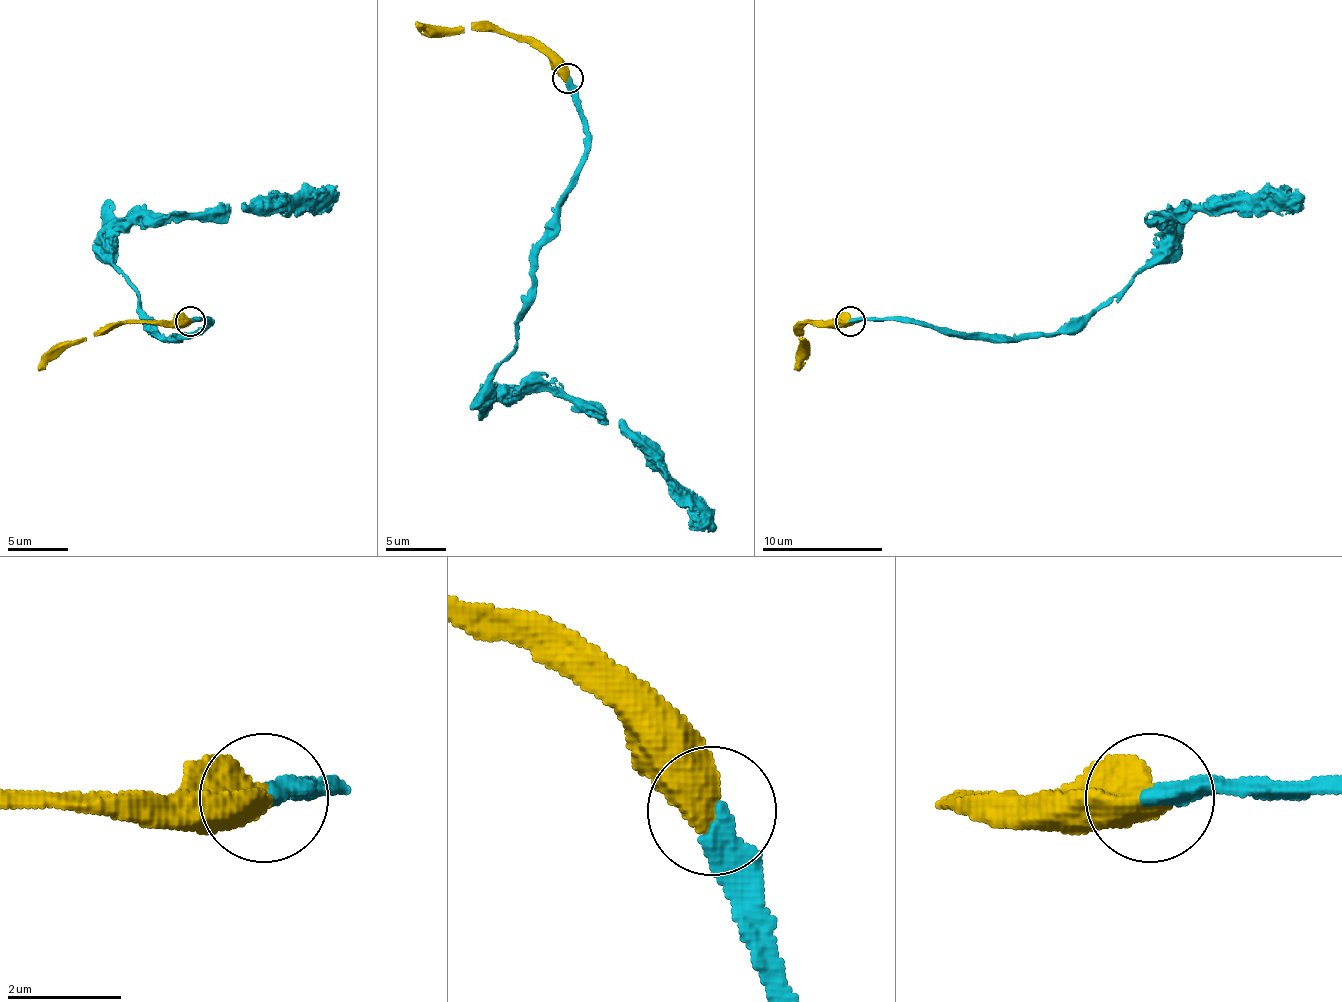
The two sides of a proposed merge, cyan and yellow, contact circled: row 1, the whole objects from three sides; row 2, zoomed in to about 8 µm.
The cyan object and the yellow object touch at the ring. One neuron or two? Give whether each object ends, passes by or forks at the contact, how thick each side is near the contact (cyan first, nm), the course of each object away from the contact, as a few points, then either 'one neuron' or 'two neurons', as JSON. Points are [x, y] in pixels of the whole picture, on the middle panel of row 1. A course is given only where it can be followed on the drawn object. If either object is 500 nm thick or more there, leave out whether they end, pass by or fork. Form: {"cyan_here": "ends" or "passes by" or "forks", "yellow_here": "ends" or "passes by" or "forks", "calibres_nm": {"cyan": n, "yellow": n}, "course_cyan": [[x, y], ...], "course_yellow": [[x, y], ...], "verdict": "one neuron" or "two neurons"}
{"calibres_nm": {"cyan": 400, "yellow": 650}, "course_cyan": [[567, 80], [585, 155], [537, 255], [516, 348], [488, 378], [497, 390], [564, 390], [618, 420], [714, 532]], "course_yellow": [[567, 77], [540, 50], [507, 35], [464, 26], [425, 29], [416, 20]], "verdict": "one neuron"}

